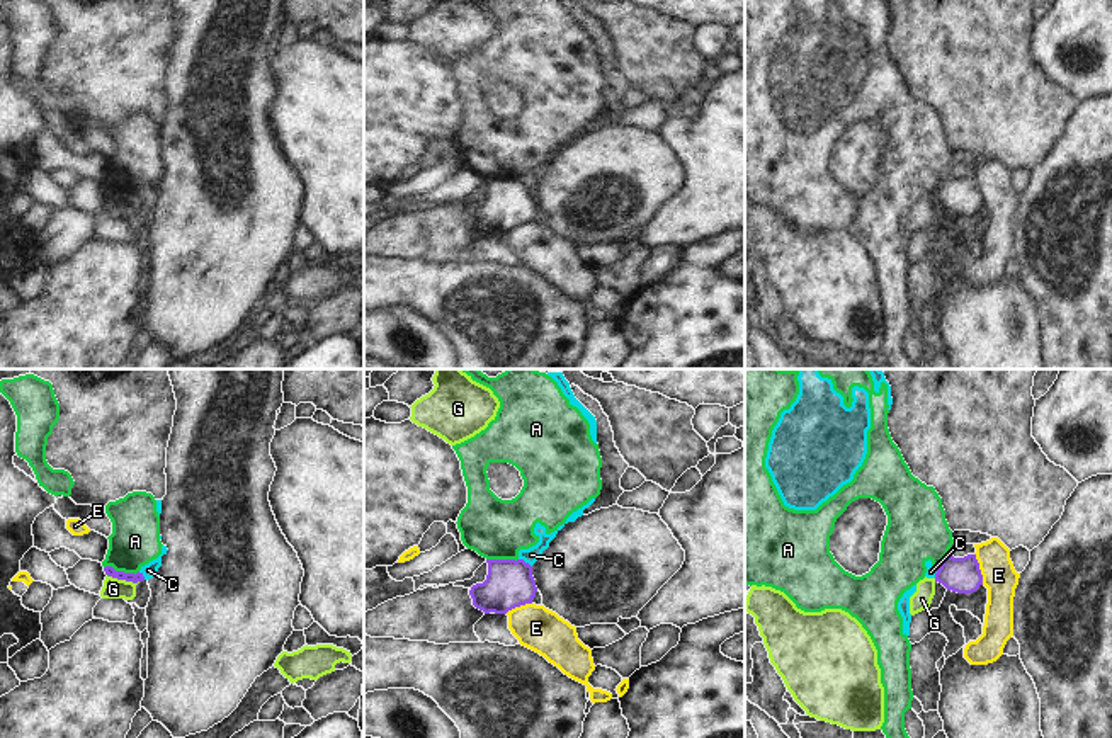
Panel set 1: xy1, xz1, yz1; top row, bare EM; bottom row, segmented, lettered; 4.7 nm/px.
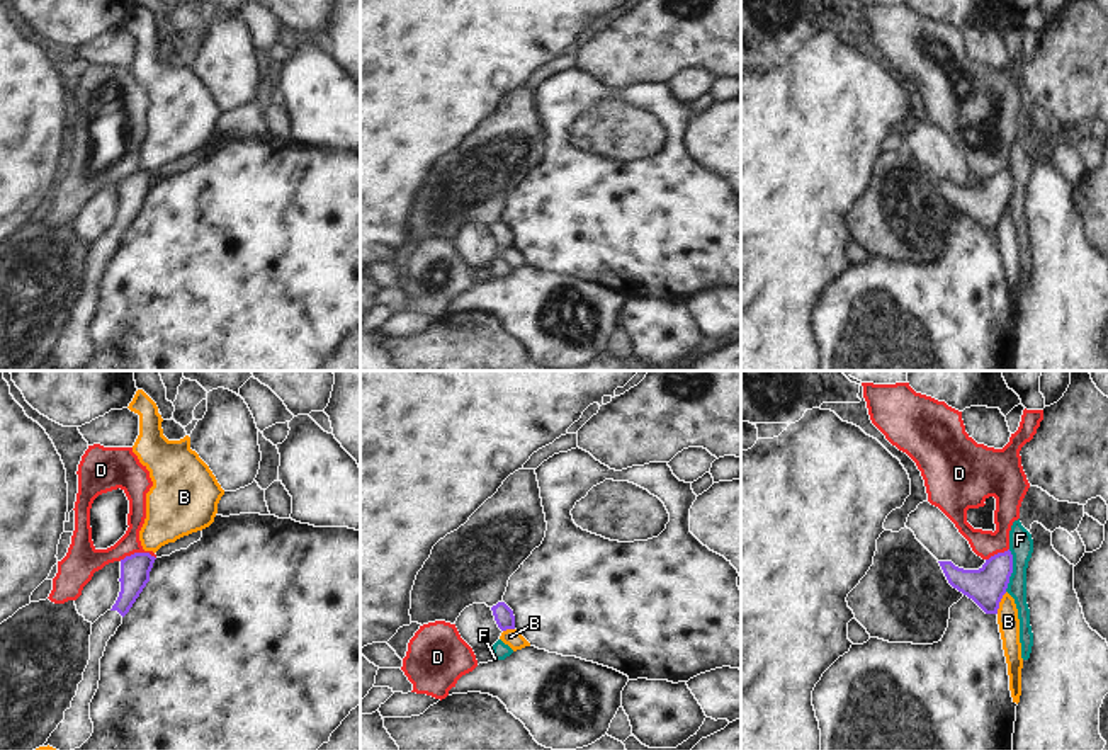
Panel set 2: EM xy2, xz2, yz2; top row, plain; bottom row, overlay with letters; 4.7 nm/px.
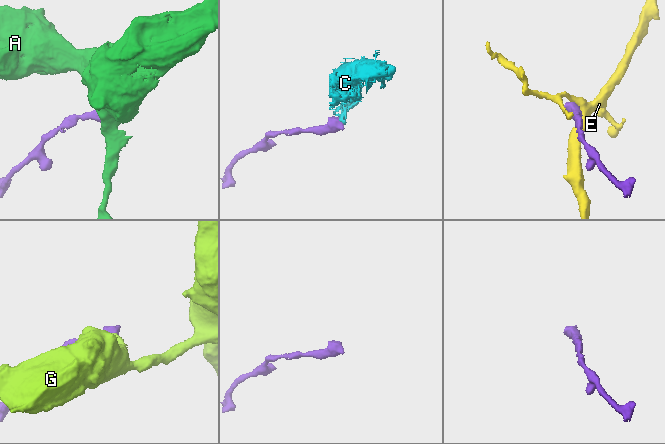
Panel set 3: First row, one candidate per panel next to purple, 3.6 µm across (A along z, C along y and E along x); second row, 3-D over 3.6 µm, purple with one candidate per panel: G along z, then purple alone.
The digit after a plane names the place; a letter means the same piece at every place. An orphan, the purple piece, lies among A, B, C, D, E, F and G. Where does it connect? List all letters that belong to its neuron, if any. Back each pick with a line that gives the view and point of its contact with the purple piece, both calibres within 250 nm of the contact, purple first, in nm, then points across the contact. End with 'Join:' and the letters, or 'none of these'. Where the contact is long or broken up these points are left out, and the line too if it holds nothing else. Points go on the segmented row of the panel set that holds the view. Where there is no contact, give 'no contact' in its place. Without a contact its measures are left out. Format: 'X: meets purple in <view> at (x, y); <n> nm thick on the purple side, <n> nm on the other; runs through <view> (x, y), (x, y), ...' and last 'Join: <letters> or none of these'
Join: none of these

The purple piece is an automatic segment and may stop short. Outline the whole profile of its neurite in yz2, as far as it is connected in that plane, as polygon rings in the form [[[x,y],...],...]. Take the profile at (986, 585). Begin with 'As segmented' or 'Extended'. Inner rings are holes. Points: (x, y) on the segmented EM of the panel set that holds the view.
As segmented. [[[1011,551],[986,560],[979,570],[964,570],[952,561],[938,561],[948,583],[972,599],[986,614],[998,614],[1013,573]]]

